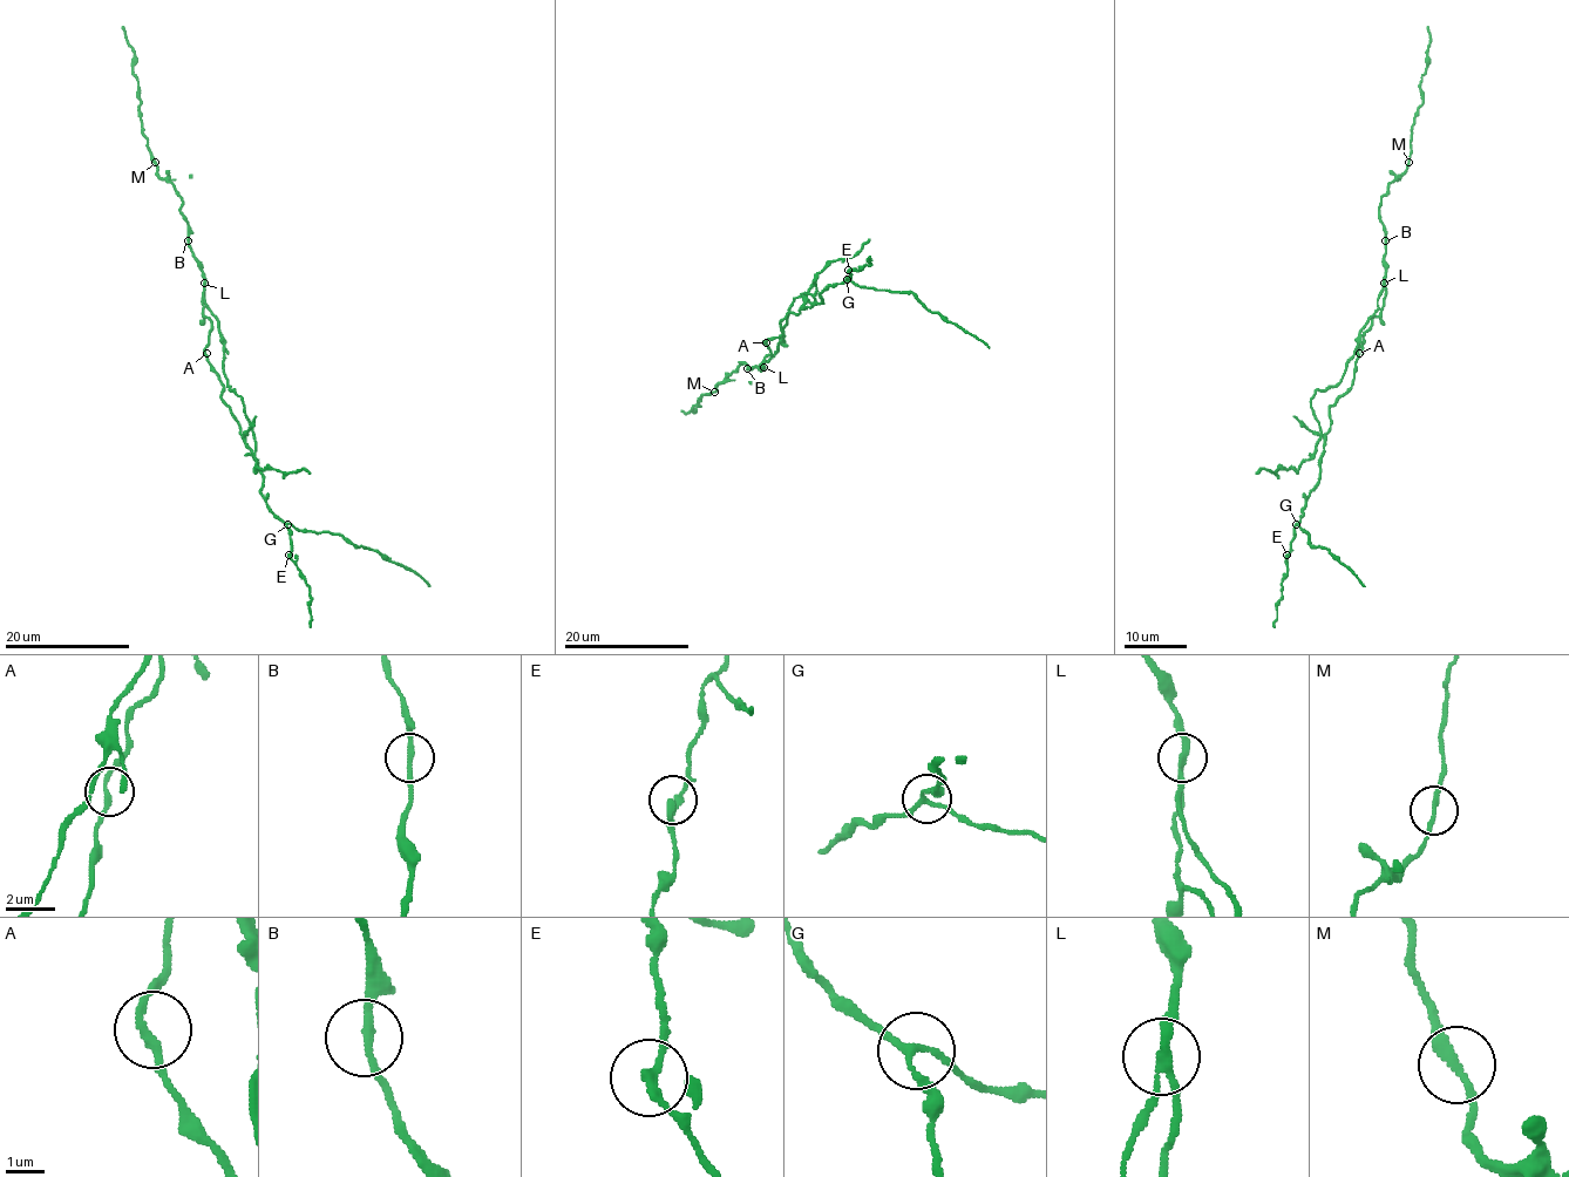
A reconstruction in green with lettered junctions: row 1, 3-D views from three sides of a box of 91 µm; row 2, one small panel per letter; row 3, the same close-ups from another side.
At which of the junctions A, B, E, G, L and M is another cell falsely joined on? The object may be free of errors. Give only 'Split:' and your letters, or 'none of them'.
Split: L

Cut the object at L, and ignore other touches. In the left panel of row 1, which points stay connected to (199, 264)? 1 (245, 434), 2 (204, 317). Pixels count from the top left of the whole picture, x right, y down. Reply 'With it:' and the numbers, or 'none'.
With it: 1, 2

